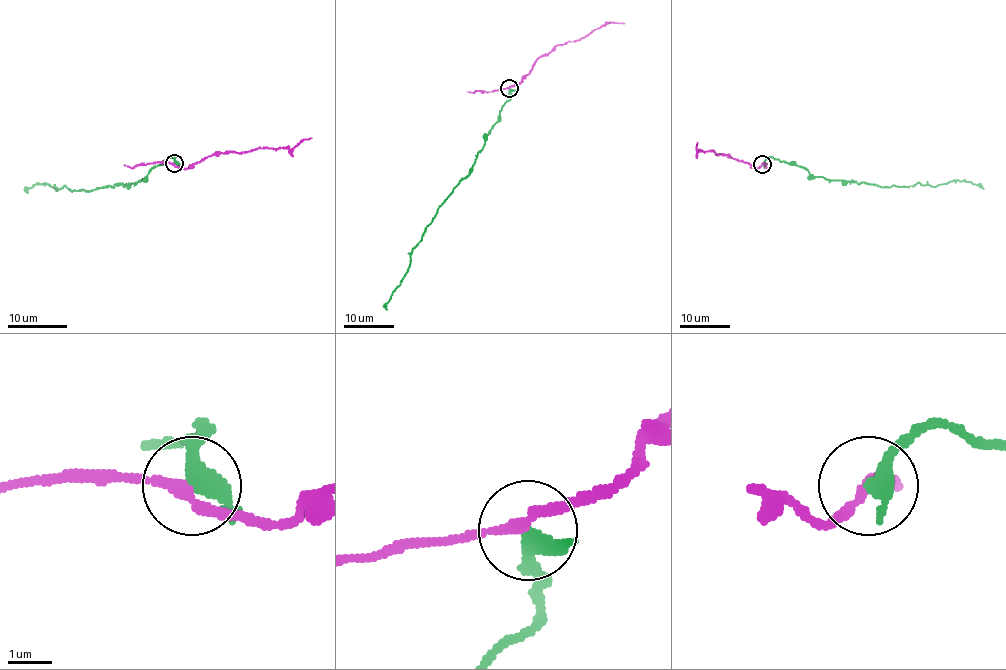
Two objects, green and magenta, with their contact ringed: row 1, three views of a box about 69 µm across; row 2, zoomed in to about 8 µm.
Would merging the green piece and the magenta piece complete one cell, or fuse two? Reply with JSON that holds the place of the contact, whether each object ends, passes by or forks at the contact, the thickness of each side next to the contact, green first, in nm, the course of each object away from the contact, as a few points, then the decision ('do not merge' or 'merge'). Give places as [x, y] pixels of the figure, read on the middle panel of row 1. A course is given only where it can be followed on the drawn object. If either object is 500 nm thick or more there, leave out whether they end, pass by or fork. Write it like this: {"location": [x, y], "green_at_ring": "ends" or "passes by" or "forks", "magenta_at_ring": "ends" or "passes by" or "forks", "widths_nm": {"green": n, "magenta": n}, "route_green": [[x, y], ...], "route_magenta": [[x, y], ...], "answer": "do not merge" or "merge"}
{"location": [509, 88], "green_at_ring": "passes by", "magenta_at_ring": "passes by", "widths_nm": {"green": 320, "magenta": 220}, "route_green": [[509, 89], [511, 97], [472, 170], [438, 207], [412, 250], [408, 271], [387, 310]], "route_magenta": [[508, 89], [517, 85], [541, 56], [547, 55], [557, 45], [584, 37], [607, 22], [624, 24]], "answer": "do not merge"}

